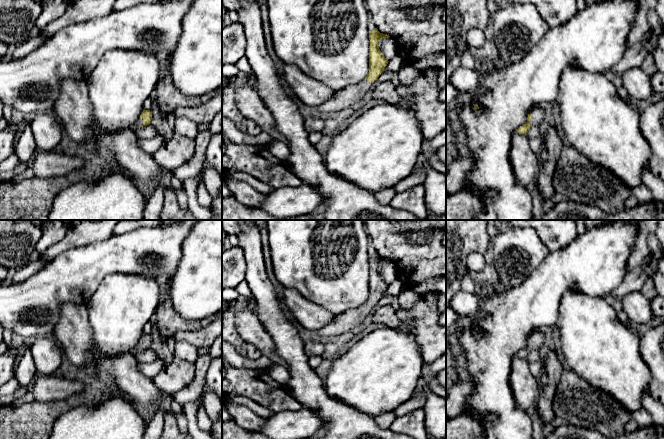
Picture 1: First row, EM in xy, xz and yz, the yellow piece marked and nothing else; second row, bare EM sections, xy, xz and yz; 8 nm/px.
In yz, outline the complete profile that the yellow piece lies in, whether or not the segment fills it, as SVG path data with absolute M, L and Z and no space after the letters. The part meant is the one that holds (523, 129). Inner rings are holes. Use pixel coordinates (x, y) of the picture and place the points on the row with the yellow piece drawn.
M540 107L532 109L531 113L528 114L527 122L517 129L517 133L526 134L531 126L537 126L541 124L547 115L547 111Z

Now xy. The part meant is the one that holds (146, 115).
M143 109L135 127L147 126L150 124L151 119L152 119L151 111Z

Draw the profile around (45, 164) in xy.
M38 151L33 158L32 170L36 177L49 178L66 175L81 168L85 161L76 156L64 154L62 151Z

